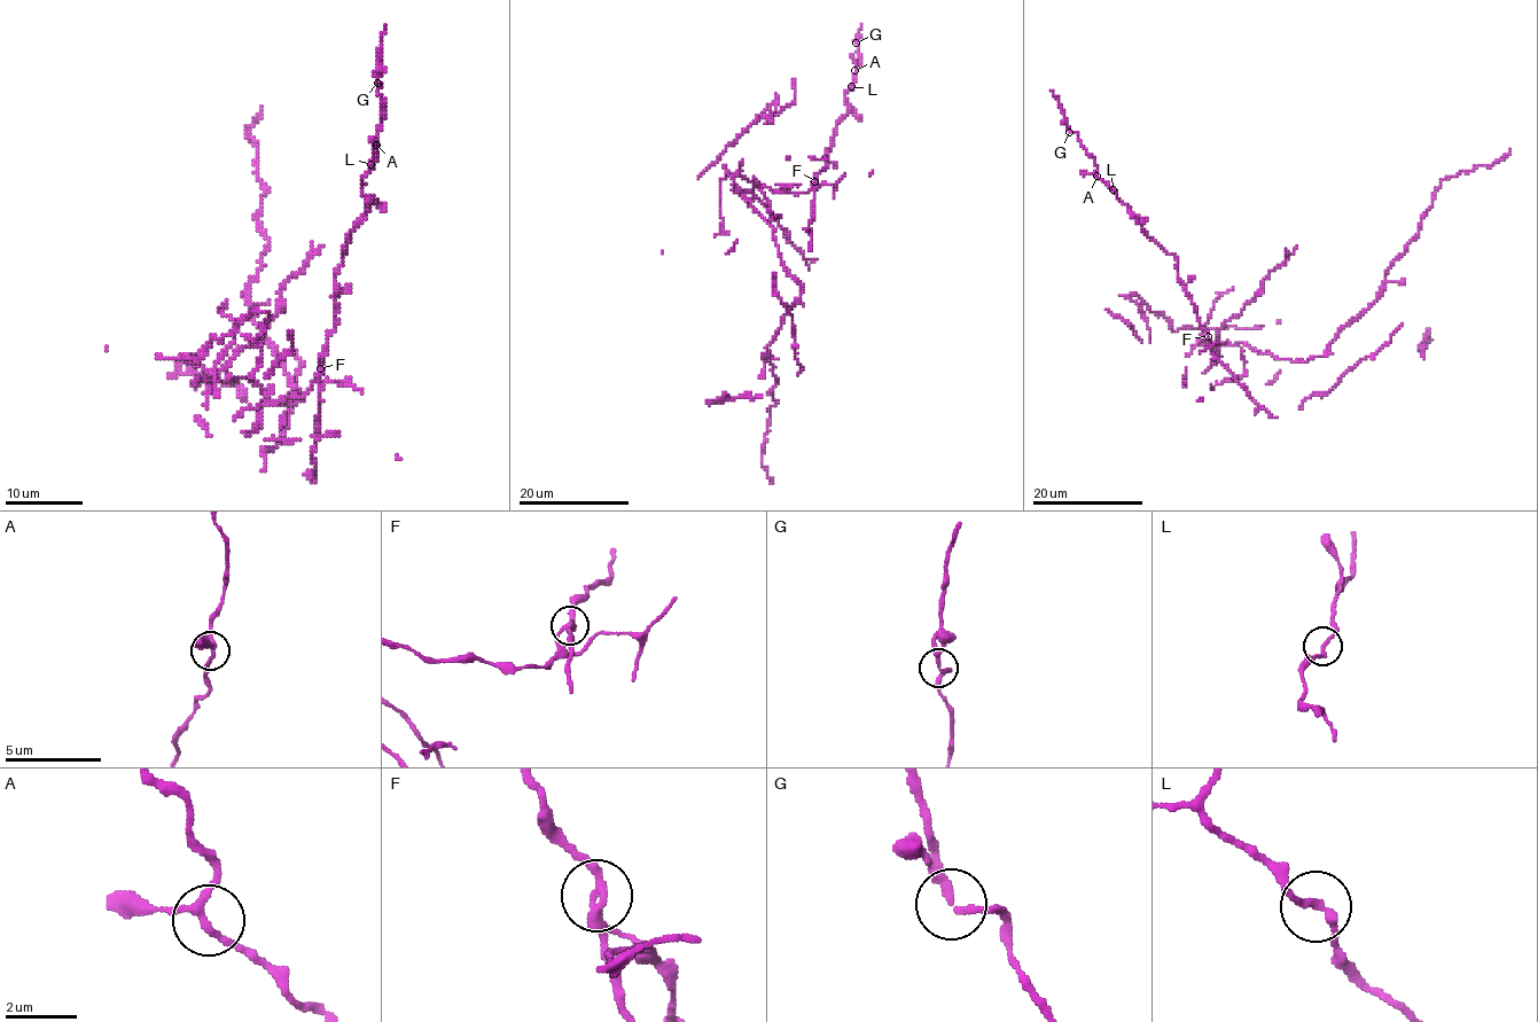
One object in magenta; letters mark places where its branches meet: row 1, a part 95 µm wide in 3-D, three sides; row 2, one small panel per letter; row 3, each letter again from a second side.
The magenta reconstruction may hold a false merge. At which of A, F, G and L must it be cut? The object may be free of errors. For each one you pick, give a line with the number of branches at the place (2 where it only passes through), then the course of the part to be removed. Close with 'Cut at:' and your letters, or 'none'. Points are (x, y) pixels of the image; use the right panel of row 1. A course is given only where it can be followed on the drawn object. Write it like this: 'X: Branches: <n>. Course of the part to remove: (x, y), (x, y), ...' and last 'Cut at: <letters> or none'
F: Branches: 3
Cut at: F

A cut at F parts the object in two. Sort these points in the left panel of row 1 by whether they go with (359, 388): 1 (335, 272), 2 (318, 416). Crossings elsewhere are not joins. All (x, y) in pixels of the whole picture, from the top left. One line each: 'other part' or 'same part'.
1: other part
2: other part

